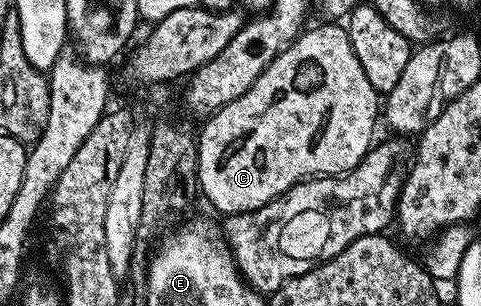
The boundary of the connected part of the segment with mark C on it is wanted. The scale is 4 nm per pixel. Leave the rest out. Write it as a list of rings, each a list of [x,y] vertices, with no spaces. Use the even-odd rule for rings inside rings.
[[[335,21],[320,24],[304,30],[286,47],[257,77],[249,93],[237,97],[202,124],[203,132],[197,135],[197,187],[202,198],[204,195],[224,216],[264,207],[305,179],[346,175],[371,150],[376,138],[375,118],[381,115],[380,92],[369,85],[369,77],[365,77],[353,45],[349,45],[346,26]]]

